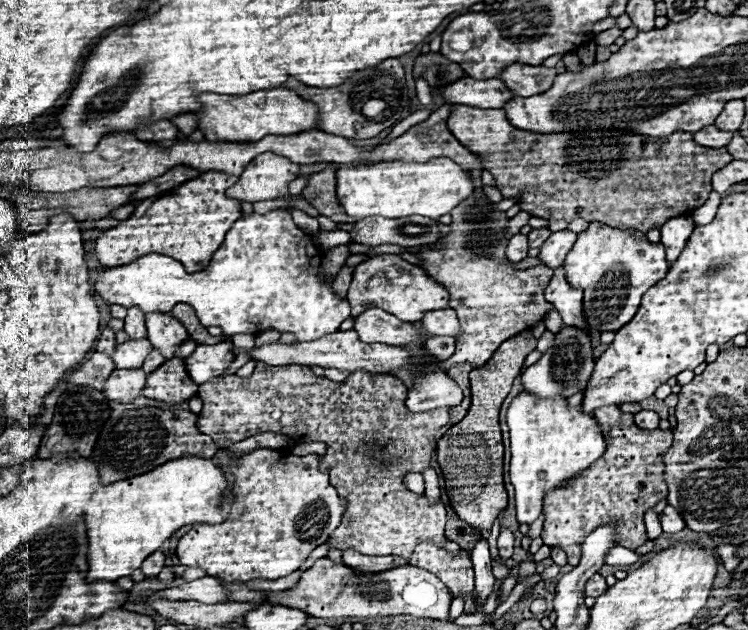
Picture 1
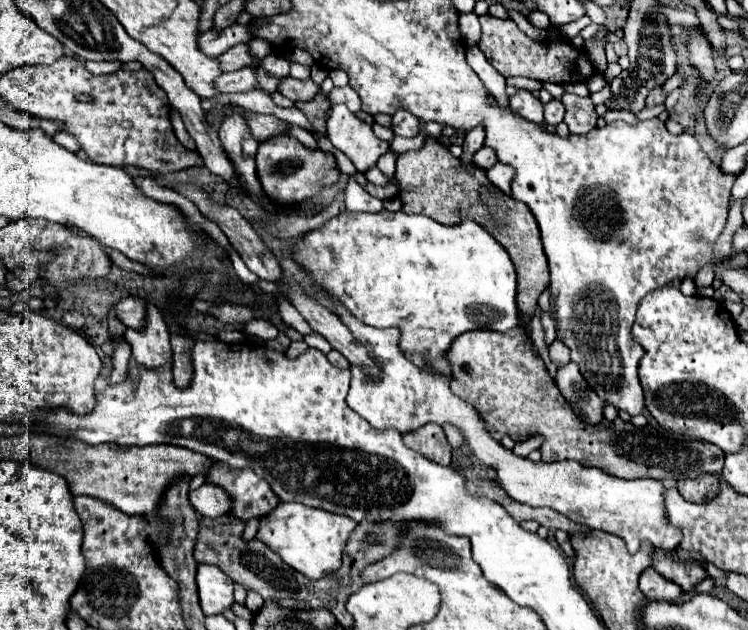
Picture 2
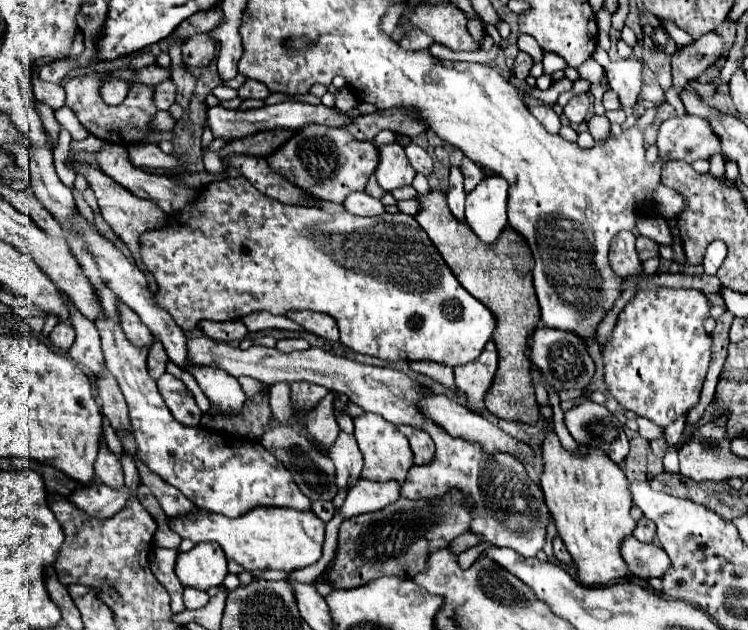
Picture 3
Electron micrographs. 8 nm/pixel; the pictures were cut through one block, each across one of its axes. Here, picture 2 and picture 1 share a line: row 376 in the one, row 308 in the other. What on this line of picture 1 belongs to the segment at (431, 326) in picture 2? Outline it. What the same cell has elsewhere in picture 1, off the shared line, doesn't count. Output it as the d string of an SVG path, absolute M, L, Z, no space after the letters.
M452 308L446 310L436 310L436 312L426 312L422 322L420 322L430 336L460 336L460 324L456 318L456 312Z

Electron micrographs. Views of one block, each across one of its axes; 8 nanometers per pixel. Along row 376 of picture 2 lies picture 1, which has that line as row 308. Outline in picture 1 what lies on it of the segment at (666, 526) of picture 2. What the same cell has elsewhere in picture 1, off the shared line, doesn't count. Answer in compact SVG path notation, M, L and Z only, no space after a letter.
M380 254L358 264L348 290L352 318L362 314L366 308L376 306L386 310L388 314L394 314L404 322L420 322L420 318L426 312L446 308L448 300L450 294L442 284L438 284L432 276L428 276L420 266L402 260L398 254Z

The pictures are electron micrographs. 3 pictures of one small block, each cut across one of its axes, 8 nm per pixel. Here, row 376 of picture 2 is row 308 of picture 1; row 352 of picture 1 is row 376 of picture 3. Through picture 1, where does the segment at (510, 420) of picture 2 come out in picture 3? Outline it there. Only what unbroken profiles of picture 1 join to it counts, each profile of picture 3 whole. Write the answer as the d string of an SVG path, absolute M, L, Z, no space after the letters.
M490 340L484 352L474 362L454 368L456 386L460 392L468 396L468 402L472 404L472 408L478 408L478 410L484 408L484 394L492 384L496 366L498 366L498 352L494 342Z

